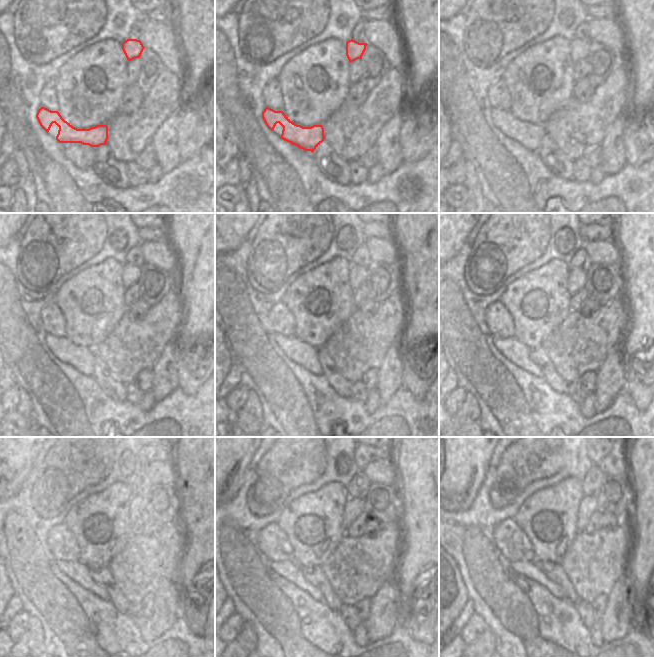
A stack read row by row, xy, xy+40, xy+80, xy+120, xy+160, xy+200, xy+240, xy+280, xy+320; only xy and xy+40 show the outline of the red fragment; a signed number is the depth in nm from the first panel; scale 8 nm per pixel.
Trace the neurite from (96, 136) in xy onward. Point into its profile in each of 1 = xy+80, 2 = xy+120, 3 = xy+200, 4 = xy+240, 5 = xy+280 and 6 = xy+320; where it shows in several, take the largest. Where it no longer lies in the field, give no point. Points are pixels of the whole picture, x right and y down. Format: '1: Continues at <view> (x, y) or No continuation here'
1: Continues at xy+80 (529, 135)
2: Continues at xy+120 (81, 358)
3: Continues at xy+200 (512, 348)
4: Continues at xy+240 (78, 573)
5: Continues at xy+280 (303, 569)
6: Continues at xy+320 (526, 568)

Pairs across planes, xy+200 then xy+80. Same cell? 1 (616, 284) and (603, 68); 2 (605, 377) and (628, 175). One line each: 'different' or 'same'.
1: same
2: different

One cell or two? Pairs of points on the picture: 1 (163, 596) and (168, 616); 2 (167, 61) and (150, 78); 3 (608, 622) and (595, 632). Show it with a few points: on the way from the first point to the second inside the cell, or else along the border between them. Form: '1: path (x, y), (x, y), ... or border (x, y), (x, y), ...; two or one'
1: path (166, 601), (166, 611); one
2: border (146, 48), (150, 49), (166, 68); two
3: border (599, 619), (599, 629), (604, 642); two

